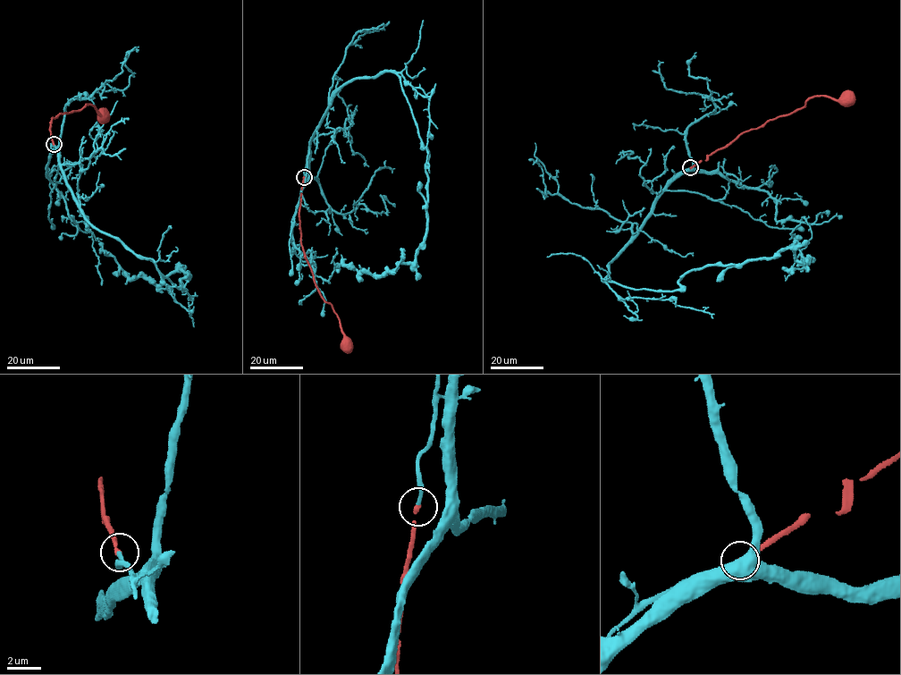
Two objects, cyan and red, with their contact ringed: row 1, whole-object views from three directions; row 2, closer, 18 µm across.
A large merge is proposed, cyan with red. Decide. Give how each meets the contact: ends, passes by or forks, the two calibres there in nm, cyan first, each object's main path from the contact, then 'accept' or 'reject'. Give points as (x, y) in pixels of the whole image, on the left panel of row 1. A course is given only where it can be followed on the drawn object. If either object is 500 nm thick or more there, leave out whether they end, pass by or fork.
cyan ends there; red ends there; 240 nm thick on the cyan side, 240 nm on the other; cyan runs (54, 144), (84, 217), (177, 288), (189, 278), (180, 269), (155, 284), (130, 278), (100, 245); red runs (54, 144), (49, 130), (52, 118), (76, 112), (88, 105), (107, 117), (105, 117); accept

